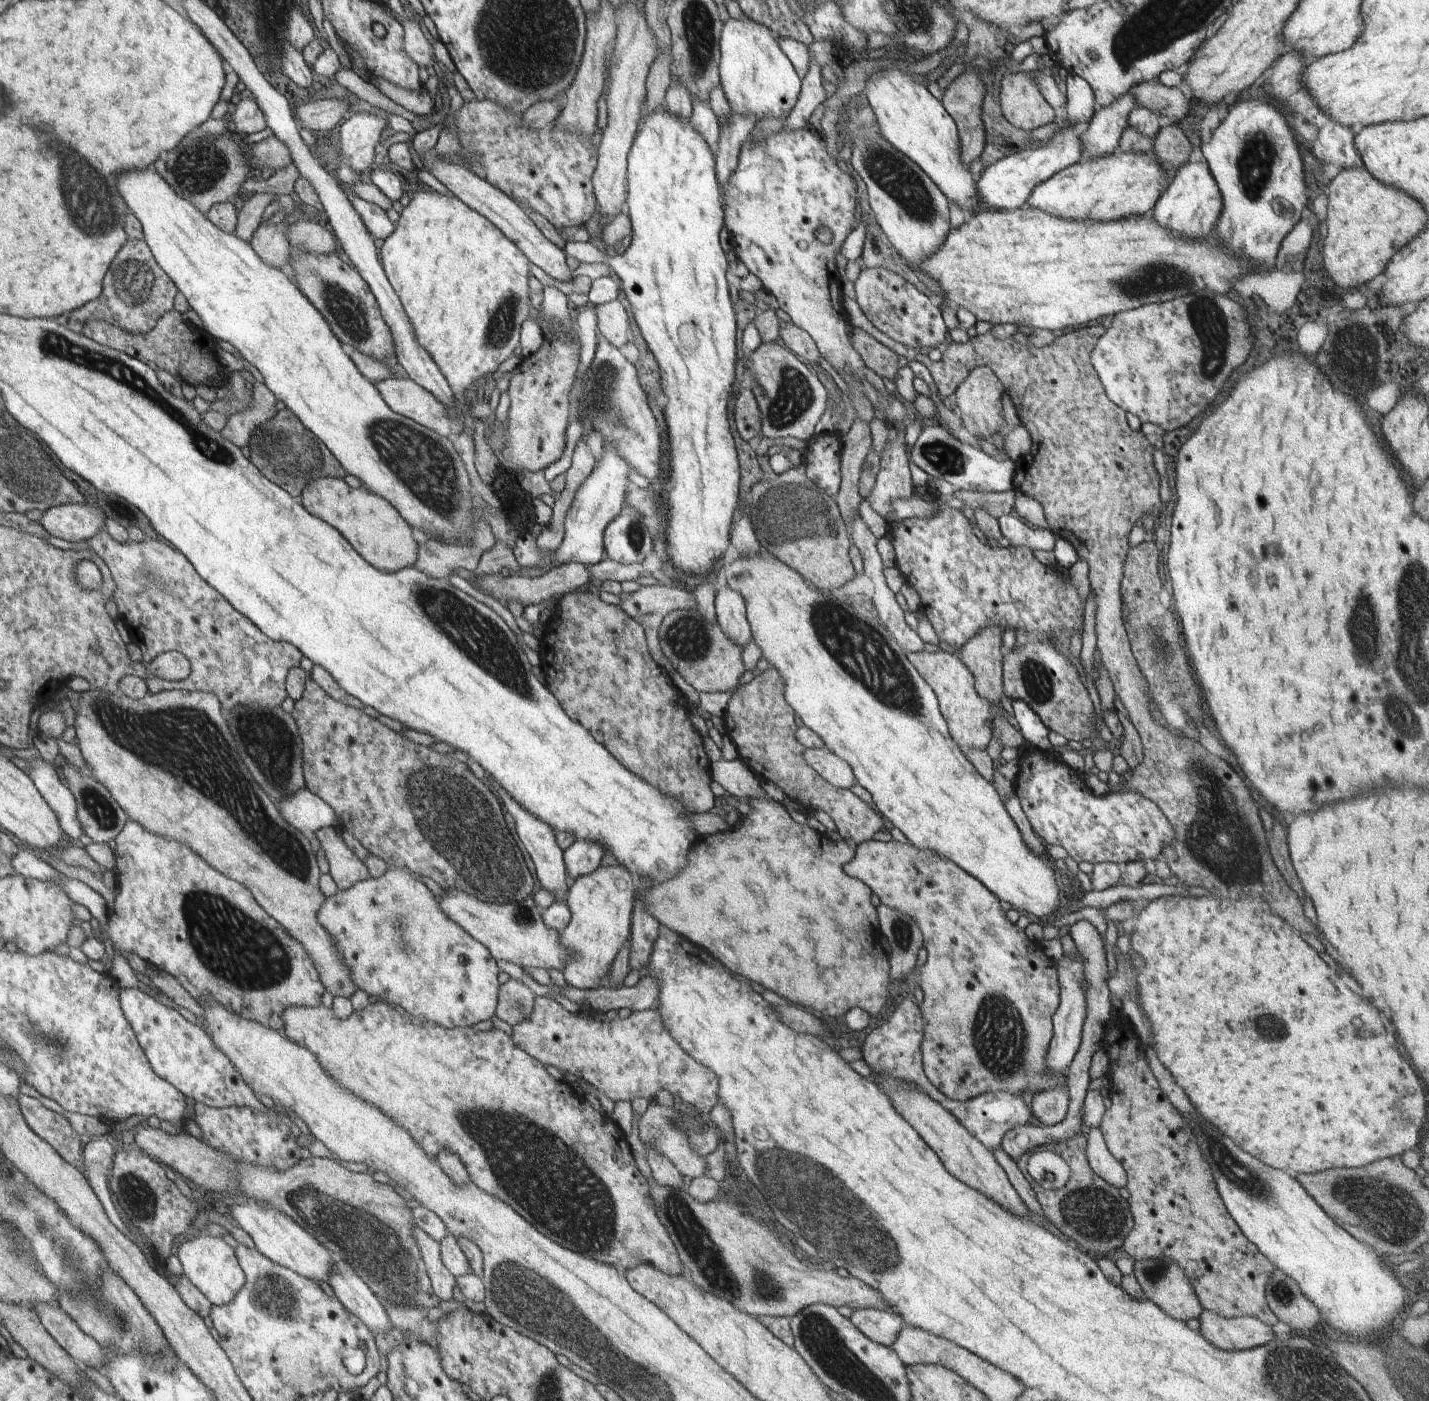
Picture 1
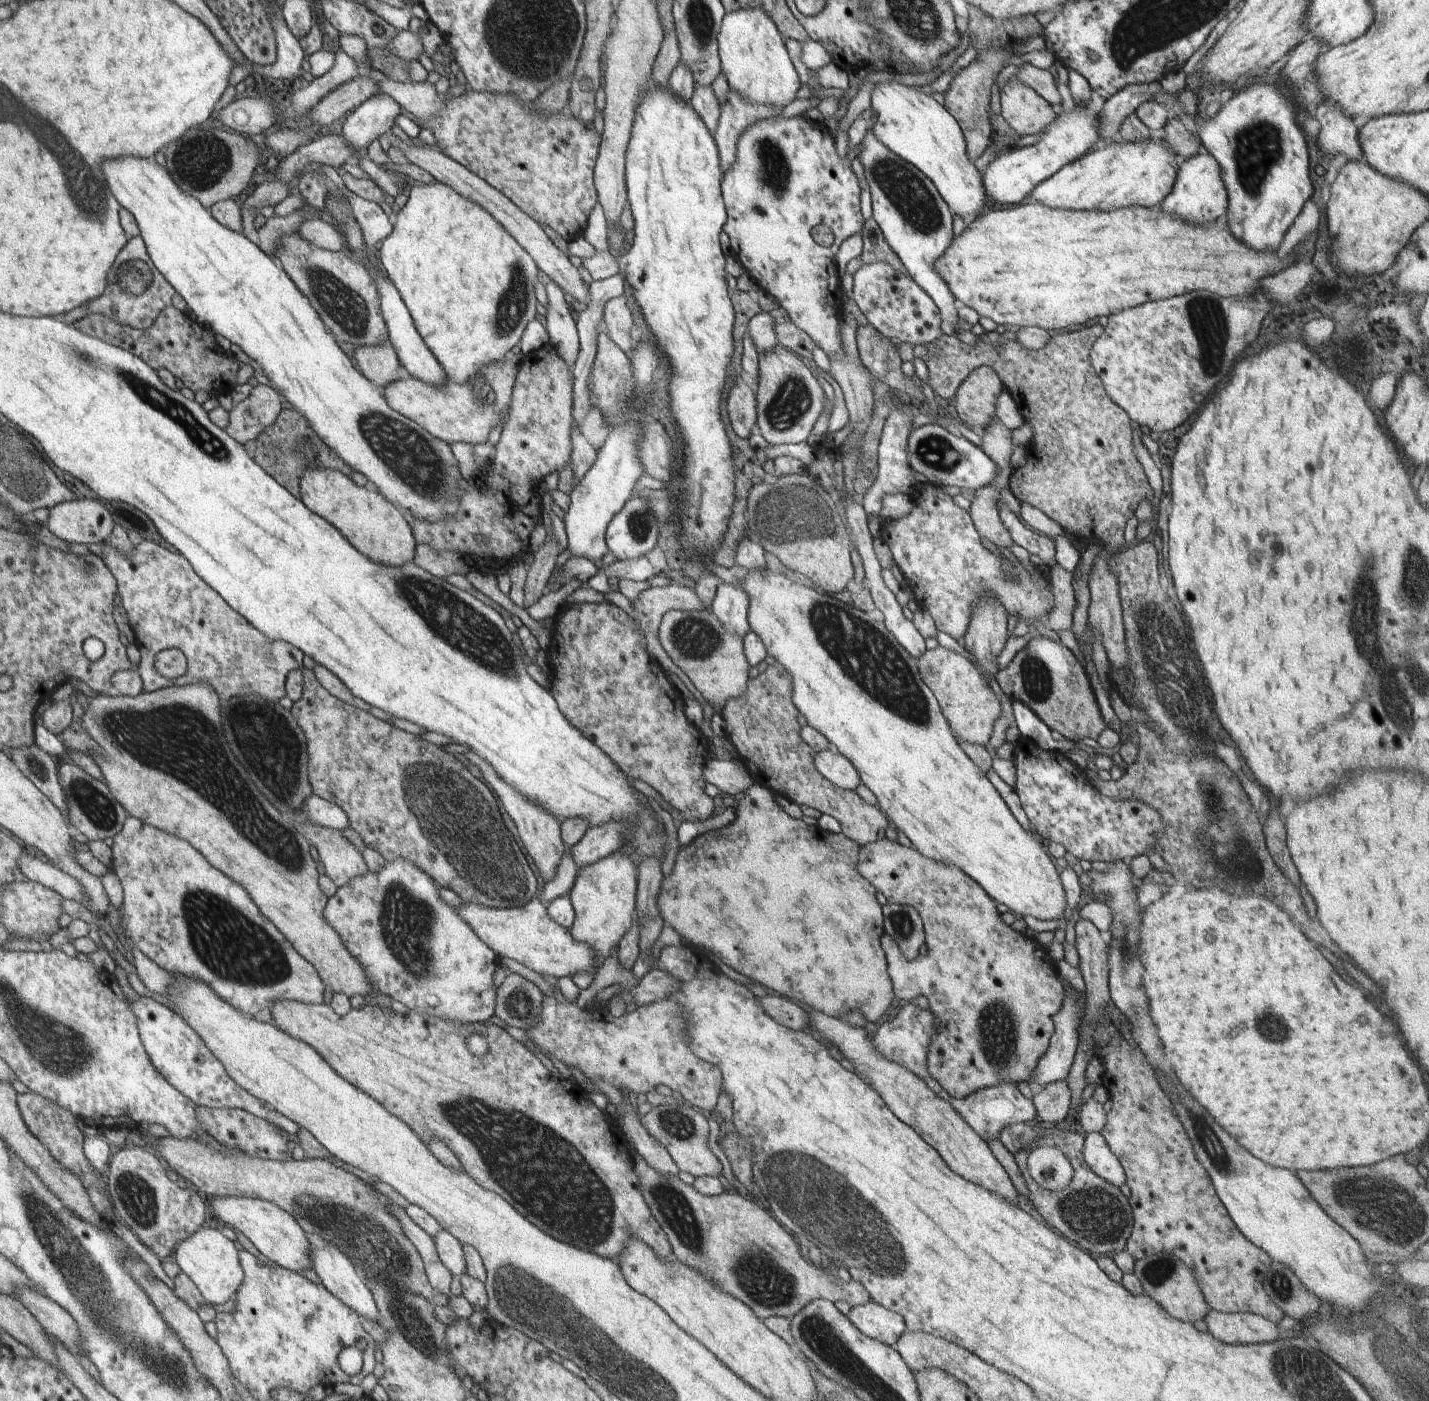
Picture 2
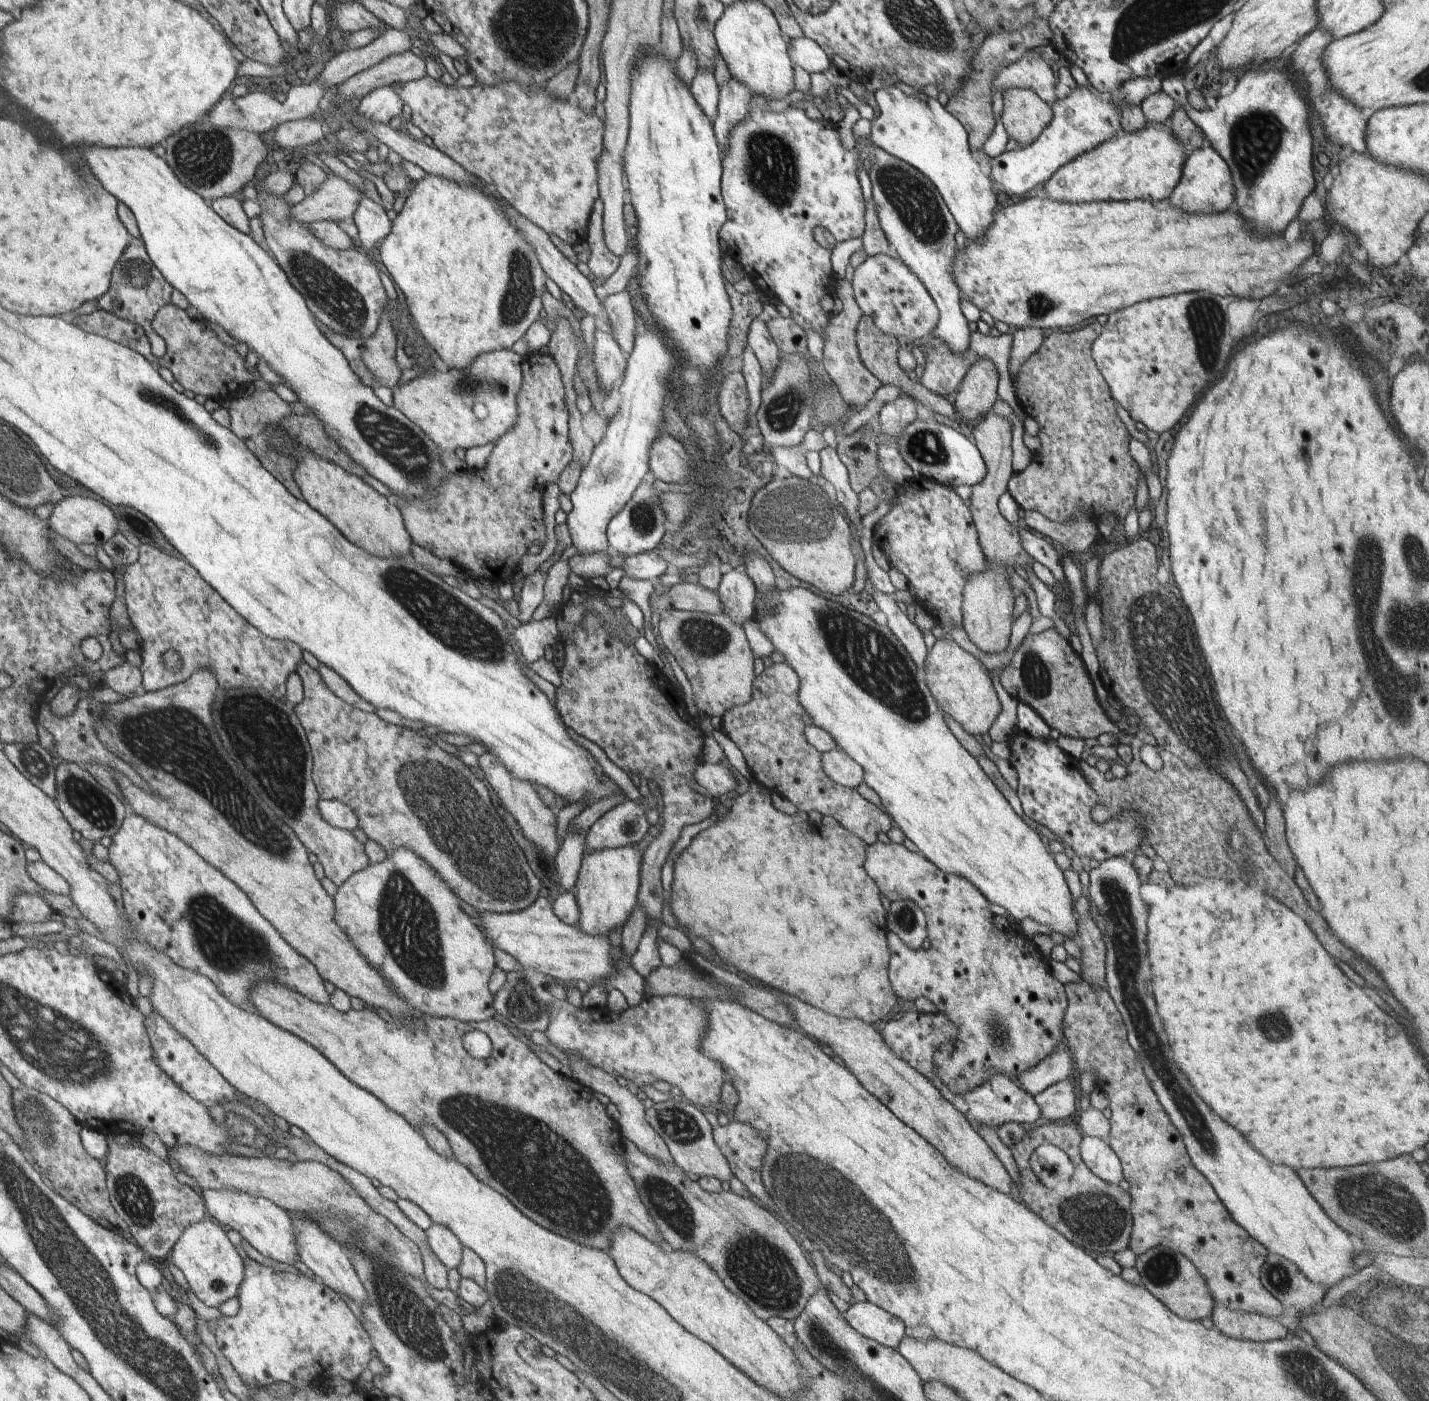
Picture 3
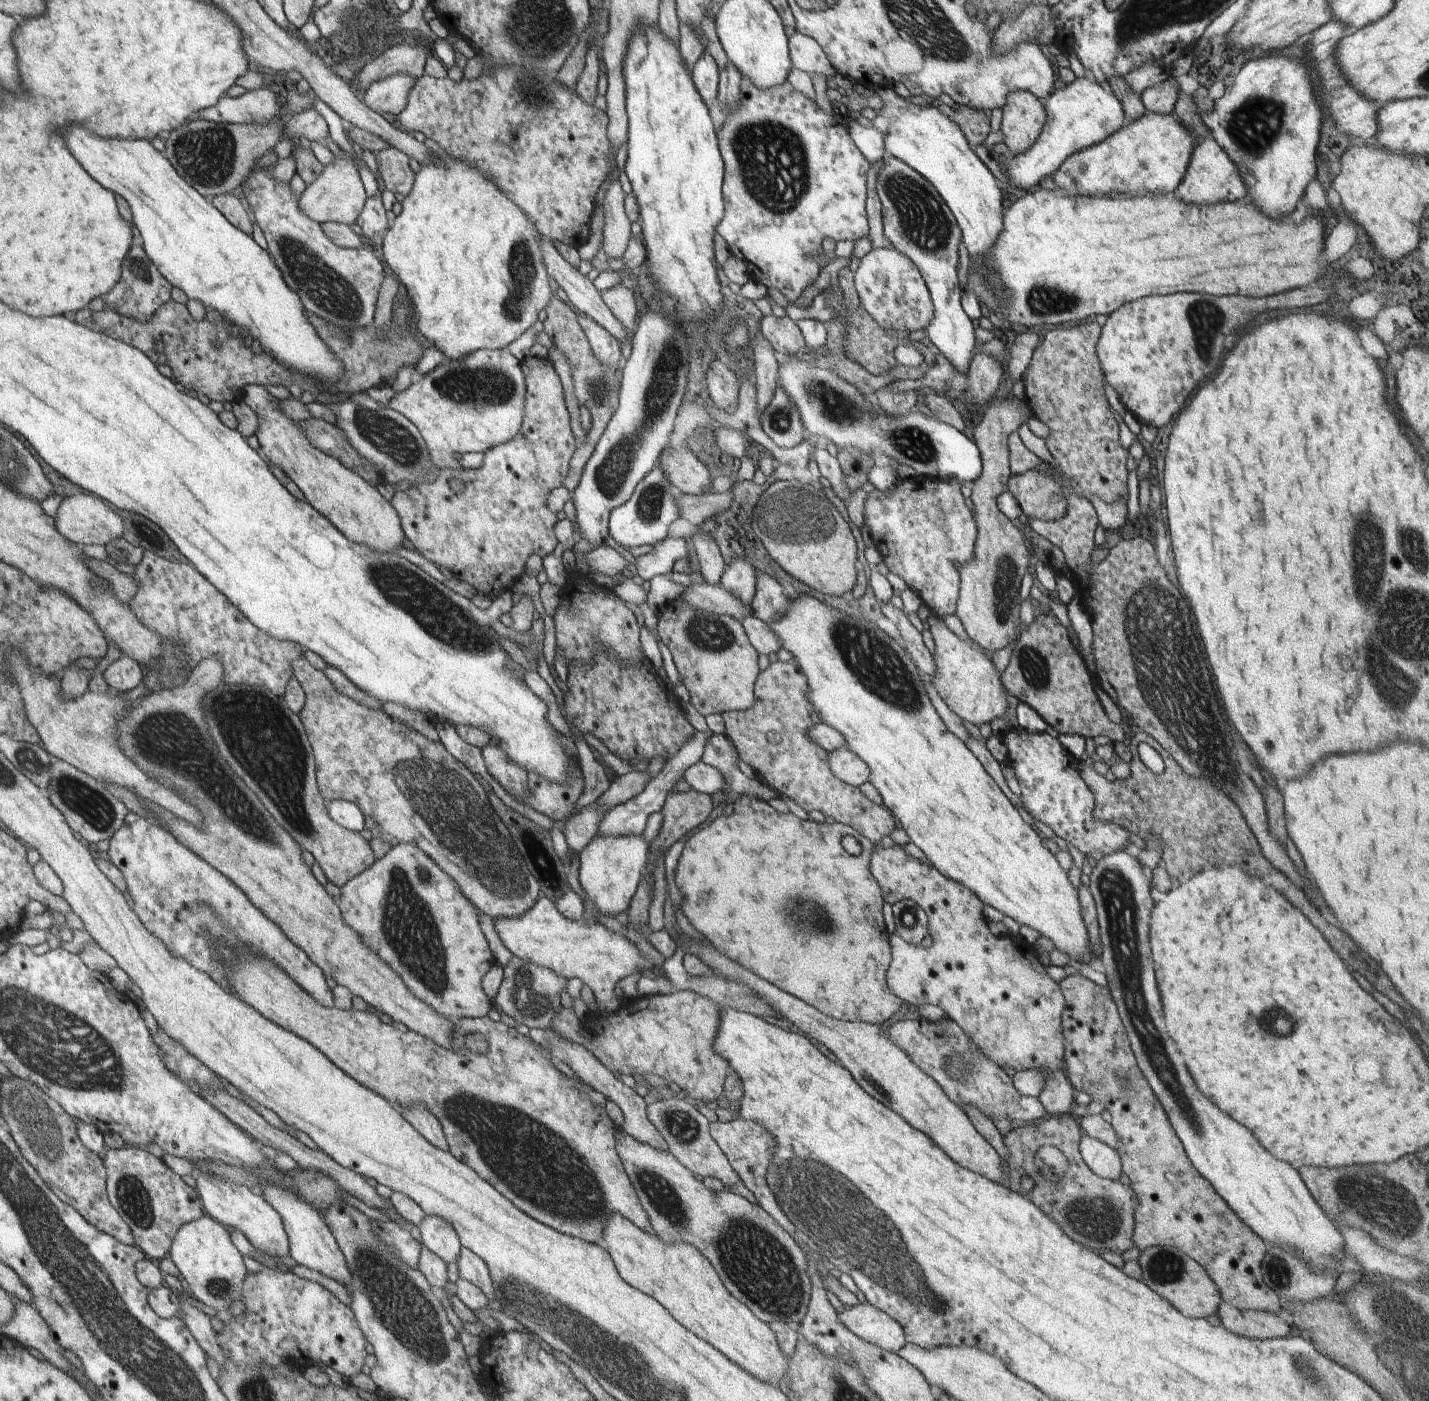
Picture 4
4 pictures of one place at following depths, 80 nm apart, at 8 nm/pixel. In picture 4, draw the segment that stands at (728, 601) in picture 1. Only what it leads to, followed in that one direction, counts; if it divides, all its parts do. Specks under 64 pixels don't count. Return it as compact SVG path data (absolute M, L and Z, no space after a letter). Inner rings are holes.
M734 559L729 567L721 576L720 586L738 598L743 605L749 606L756 592L756 568L746 559Z

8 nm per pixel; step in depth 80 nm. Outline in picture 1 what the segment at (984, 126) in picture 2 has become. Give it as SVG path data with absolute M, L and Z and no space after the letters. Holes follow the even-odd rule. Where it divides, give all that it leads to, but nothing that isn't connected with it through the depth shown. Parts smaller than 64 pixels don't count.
M974 68L974 70L967 70L952 80L944 91L944 96L942 96L941 104L956 122L960 134L960 145L962 146L962 159L968 166L975 159L981 158L986 146L986 132L982 121L982 104L984 104L986 92L987 83L980 79L979 72Z

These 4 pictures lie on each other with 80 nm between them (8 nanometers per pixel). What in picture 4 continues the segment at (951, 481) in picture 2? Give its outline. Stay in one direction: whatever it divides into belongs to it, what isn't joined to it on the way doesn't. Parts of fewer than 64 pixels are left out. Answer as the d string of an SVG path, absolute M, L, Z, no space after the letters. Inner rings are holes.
M807 355L792 356L792 360L785 366L779 366L780 385L795 402L801 414L803 425L810 434L824 436L833 442L837 448L853 446L861 448L872 456L874 450L884 452L892 461L910 466L916 470L918 478L954 480L956 482L975 481L983 471L981 452L976 443L967 437L965 432L959 431L952 425L943 423L935 418L928 417L924 413L910 412L902 417L892 417L890 412L884 411L880 406L874 408L866 398L852 387L846 380L836 376L823 362L813 362Z

